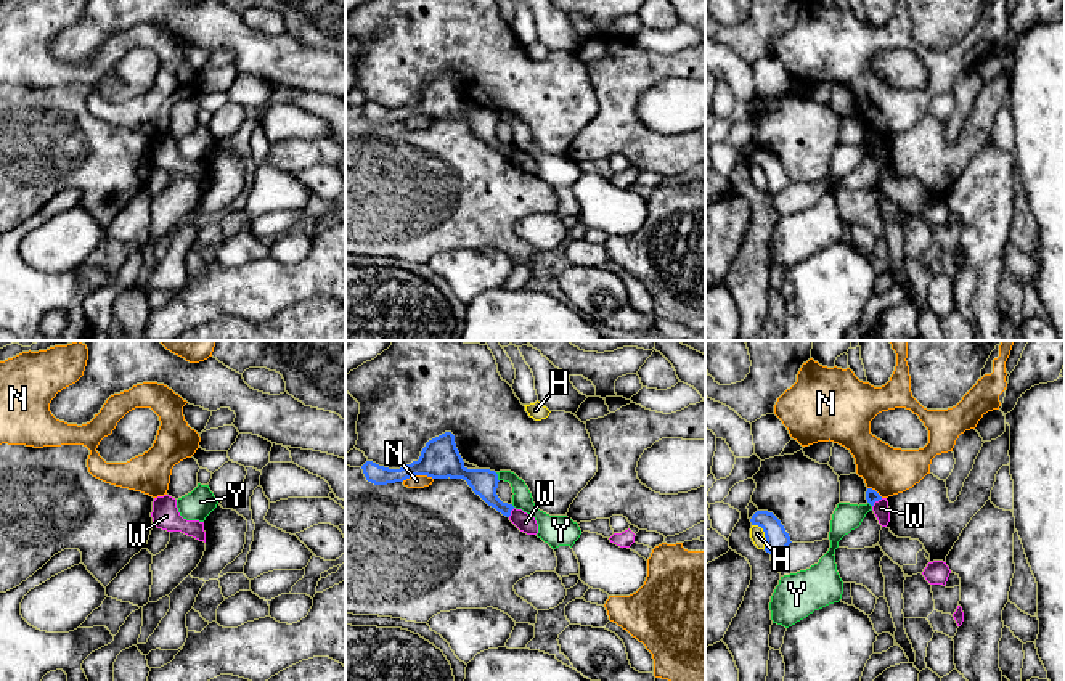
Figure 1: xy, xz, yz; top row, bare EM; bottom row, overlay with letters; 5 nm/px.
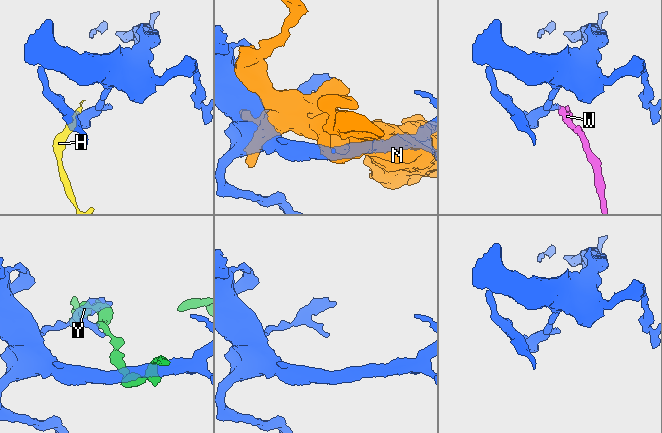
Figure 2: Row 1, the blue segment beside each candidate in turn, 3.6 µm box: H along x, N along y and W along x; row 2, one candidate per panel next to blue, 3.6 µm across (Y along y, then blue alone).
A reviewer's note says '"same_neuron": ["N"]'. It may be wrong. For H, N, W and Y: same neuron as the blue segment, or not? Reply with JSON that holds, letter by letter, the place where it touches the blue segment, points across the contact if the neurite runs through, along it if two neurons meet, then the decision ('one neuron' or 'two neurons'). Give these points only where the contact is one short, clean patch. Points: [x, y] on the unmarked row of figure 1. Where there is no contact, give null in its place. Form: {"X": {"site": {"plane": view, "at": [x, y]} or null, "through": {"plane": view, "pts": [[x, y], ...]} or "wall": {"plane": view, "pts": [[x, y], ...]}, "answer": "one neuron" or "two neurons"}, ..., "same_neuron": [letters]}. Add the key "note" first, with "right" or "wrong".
{"note": "wrong", "H": {"site": {"plane": "yz", "at": [765, 174]}, "wall": {"plane": "yz", "pts": [[752, 164], [762, 169], [765, 188]]}, "answer": "two neurons"}, "N": {"site": {"plane": "xz", "at": [416, 114]}, "answer": "two neurons"}, "W": {"site": {"plane": "yz", "at": [876, 140]}, "wall": {"plane": "yz", "pts": [[882, 138], [873, 146]]}, "answer": "two neurons"}, "Y": {"site": {"plane": "xz", "at": [497, 118]}, "answer": "two neurons"}, "same_neuron": []}

